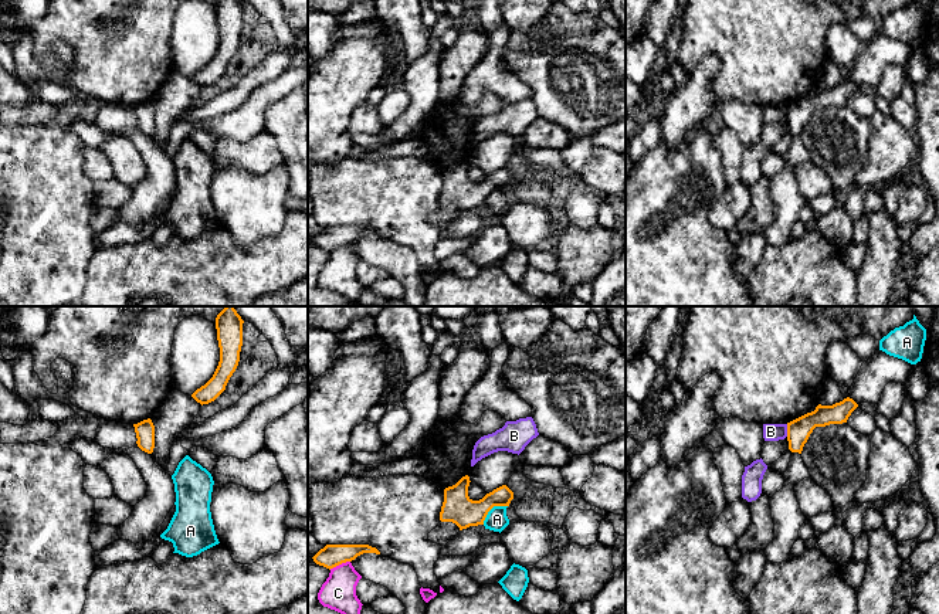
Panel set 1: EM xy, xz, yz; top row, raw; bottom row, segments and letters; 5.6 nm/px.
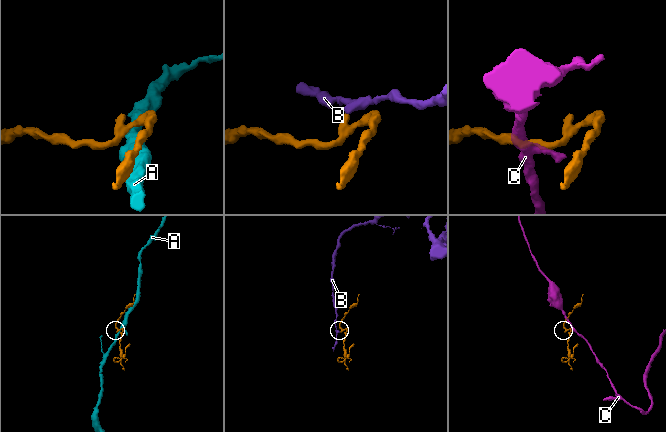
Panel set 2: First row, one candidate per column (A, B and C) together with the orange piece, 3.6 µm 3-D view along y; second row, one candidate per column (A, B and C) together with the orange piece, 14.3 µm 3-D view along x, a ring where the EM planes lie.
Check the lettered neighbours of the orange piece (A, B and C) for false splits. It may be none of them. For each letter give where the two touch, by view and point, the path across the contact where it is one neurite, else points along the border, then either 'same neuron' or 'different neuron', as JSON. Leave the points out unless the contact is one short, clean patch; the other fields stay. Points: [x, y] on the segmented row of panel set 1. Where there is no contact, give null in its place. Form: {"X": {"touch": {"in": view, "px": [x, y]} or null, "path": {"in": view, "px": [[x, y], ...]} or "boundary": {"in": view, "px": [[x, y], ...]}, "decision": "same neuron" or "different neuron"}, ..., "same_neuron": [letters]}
{"A": {"touch": {"in": "xz", "px": [491, 508]}, "decision": "different neuron"}, "B": {"touch": {"in": "yz", "px": [787, 430]}, "boundary": {"in": "yz", "px": [[786, 424], [787, 436]]}, "decision": "different neuron"}, "C": {"touch": {"in": "xz", "px": [339, 563]}, "decision": "different neuron"}, "same_neuron": []}

